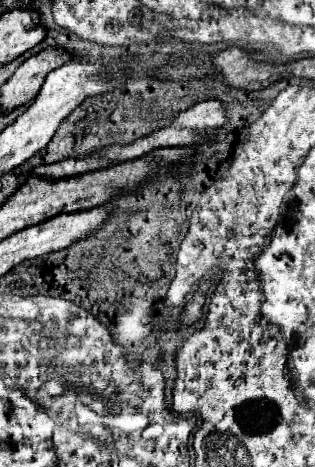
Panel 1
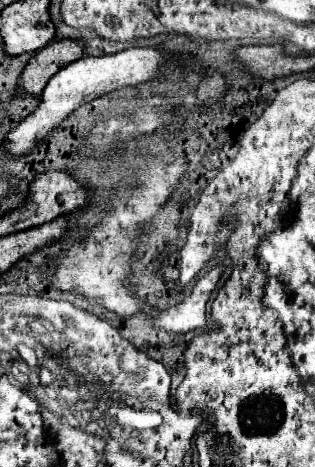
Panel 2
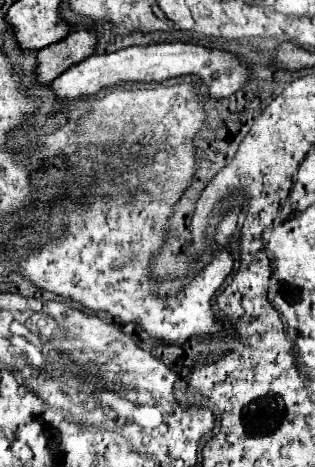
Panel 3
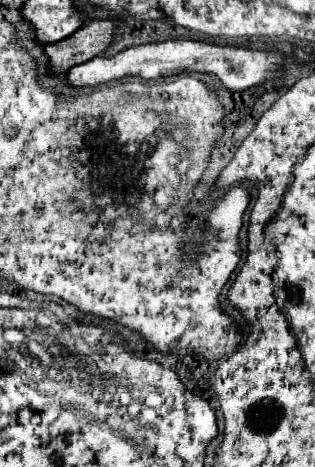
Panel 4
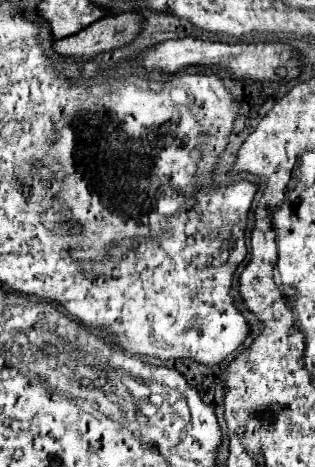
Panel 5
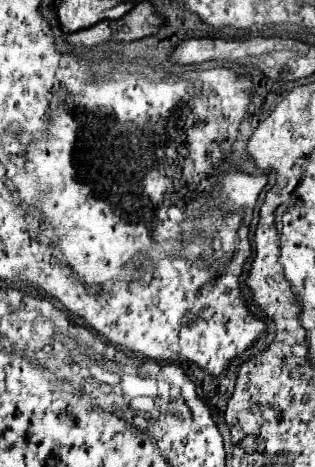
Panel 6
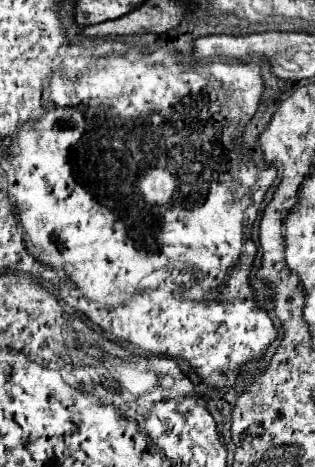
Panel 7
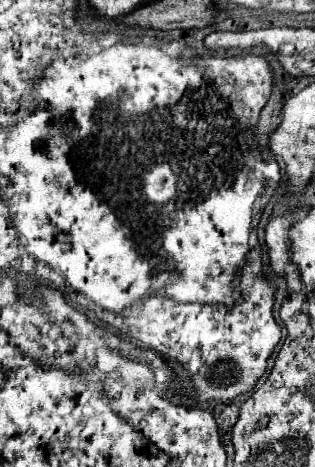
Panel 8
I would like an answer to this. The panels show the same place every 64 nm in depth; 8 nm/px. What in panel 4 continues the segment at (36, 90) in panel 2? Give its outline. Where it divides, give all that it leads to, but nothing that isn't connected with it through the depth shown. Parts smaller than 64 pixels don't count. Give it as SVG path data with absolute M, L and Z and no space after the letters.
M92 20L72 36L48 44L46 54L50 58L50 68L56 74L68 72L72 66L88 62L90 58L108 50L116 36L114 20Z

